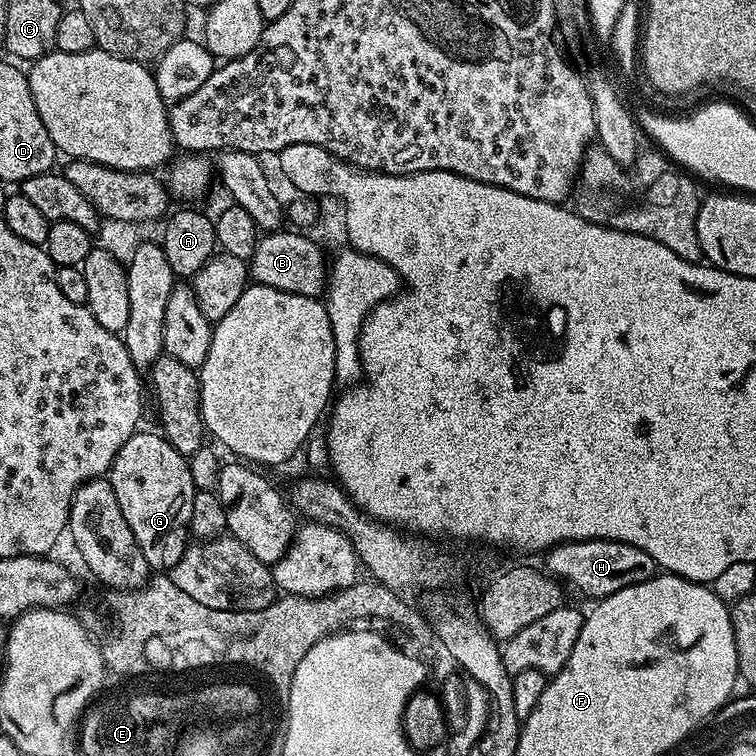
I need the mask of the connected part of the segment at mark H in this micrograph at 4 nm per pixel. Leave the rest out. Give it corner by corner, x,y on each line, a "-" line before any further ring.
568,540
565,544
555,544
547,549
544,558
543,567
548,575
556,577
571,591
573,588
584,596
592,596
591,598
609,596
628,584
648,580
658,572
654,558
650,558
646,550
638,550
638,546
613,540

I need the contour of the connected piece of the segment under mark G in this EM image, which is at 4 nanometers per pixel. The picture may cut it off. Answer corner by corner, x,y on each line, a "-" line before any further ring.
138,430
125,442
122,450
118,450
106,478
112,483
112,489
118,498
118,506
122,506
122,518
126,518
130,534
134,534
134,542
138,542
142,558
146,558
149,569
164,574
176,565
178,558
182,558
185,548
190,543
190,514
194,510
198,485
192,477
191,470
188,469
189,457
174,450
174,446
170,446
168,439
159,431
144,431

